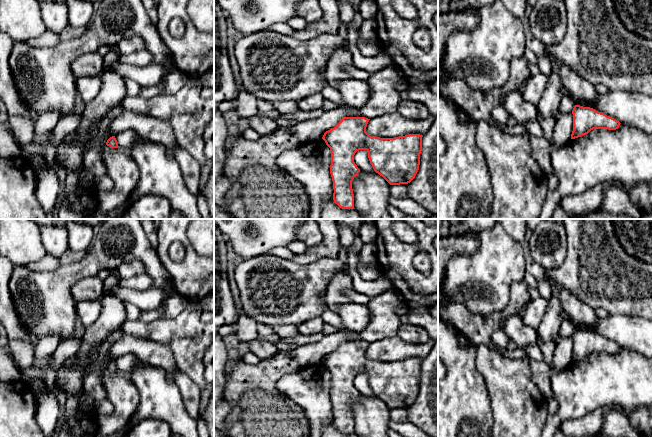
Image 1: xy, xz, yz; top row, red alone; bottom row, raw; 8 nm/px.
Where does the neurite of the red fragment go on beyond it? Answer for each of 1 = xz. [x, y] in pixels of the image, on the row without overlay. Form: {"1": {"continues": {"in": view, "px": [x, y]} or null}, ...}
{"1": {"continues": null}}

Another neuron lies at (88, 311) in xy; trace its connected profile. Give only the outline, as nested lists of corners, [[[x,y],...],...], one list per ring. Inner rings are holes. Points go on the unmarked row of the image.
[[[85,300],[76,302],[76,314],[85,328],[96,322],[102,312],[100,300]]]

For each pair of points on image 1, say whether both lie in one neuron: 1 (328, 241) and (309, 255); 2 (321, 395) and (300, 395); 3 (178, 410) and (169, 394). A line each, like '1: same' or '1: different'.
1: same
2: same
3: same

